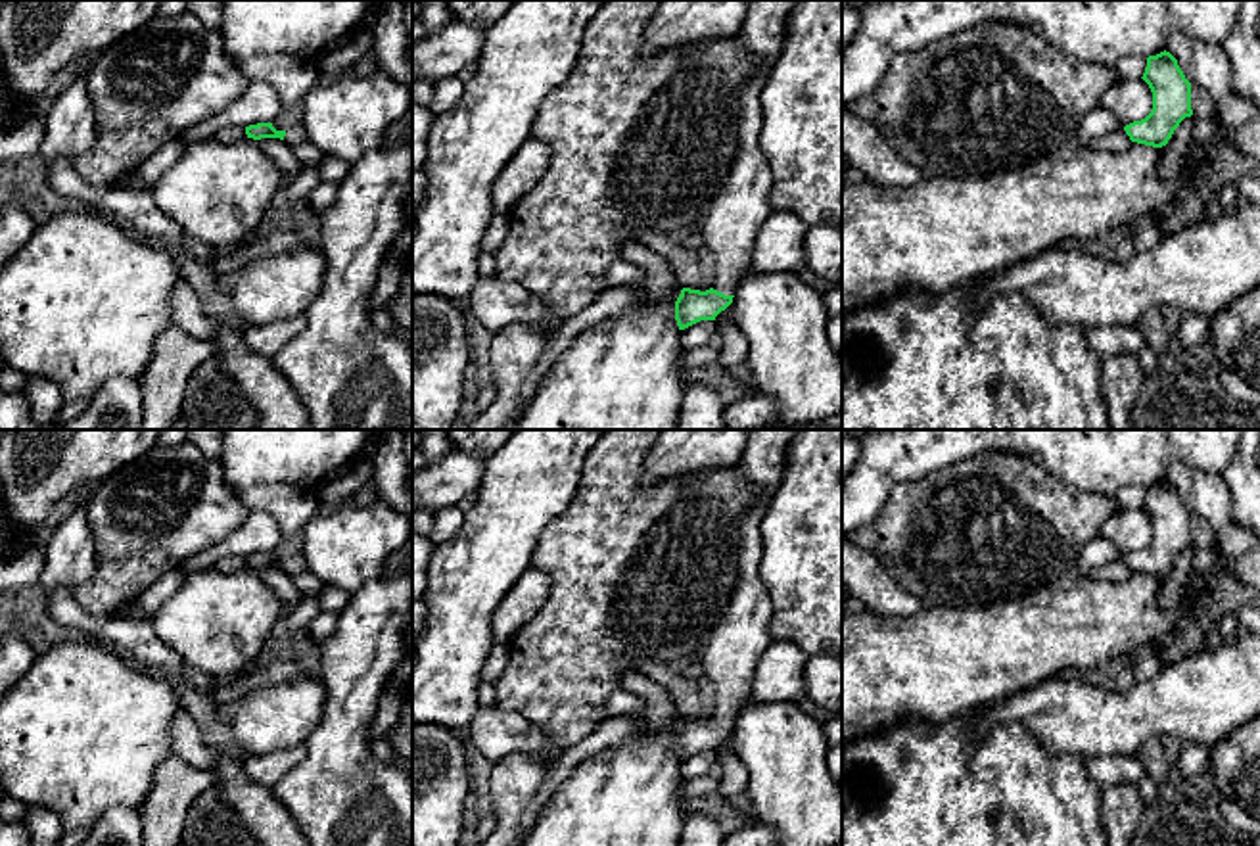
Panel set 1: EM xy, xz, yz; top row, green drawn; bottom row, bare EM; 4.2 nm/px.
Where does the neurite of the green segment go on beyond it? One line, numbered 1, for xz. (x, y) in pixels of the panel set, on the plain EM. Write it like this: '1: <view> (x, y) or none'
1: xz (731, 651)

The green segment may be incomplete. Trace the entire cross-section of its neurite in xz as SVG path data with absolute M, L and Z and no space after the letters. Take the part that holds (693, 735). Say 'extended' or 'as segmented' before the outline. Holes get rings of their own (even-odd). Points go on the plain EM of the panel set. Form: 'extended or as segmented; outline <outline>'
extended; outline M752 430L738 466L758 489L758 503L740 520L738 581L717 627L706 637L700 662L717 693L712 717L683 717L675 731L675 750L685 760L700 750L715 750L735 727L738 708L750 702L756 666L771 645L771 595L759 579L763 543L759 524L781 483L786 449L798 430Z

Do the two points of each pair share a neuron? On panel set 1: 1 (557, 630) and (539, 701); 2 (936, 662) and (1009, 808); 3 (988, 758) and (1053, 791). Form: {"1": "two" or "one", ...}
{"1": "one", "2": "two", "3": "one"}

